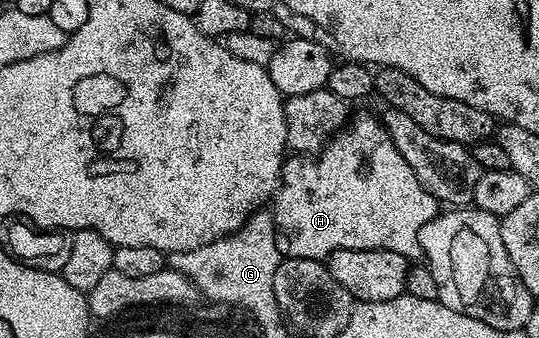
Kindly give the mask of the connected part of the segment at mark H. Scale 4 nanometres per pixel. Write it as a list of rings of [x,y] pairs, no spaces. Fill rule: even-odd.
[[[360,115],[355,119],[356,116],[332,136],[328,146],[312,161],[317,163],[304,167],[303,158],[287,160],[282,171],[283,185],[277,186],[270,203],[281,256],[324,261],[338,249],[366,249],[402,253],[412,261],[415,255],[421,254],[420,230],[422,225],[436,218],[438,200],[426,193],[418,177],[414,177],[414,169],[410,169],[410,165],[406,165],[406,157],[394,149],[390,133],[386,133],[383,122],[377,116],[375,119],[372,115]]]

